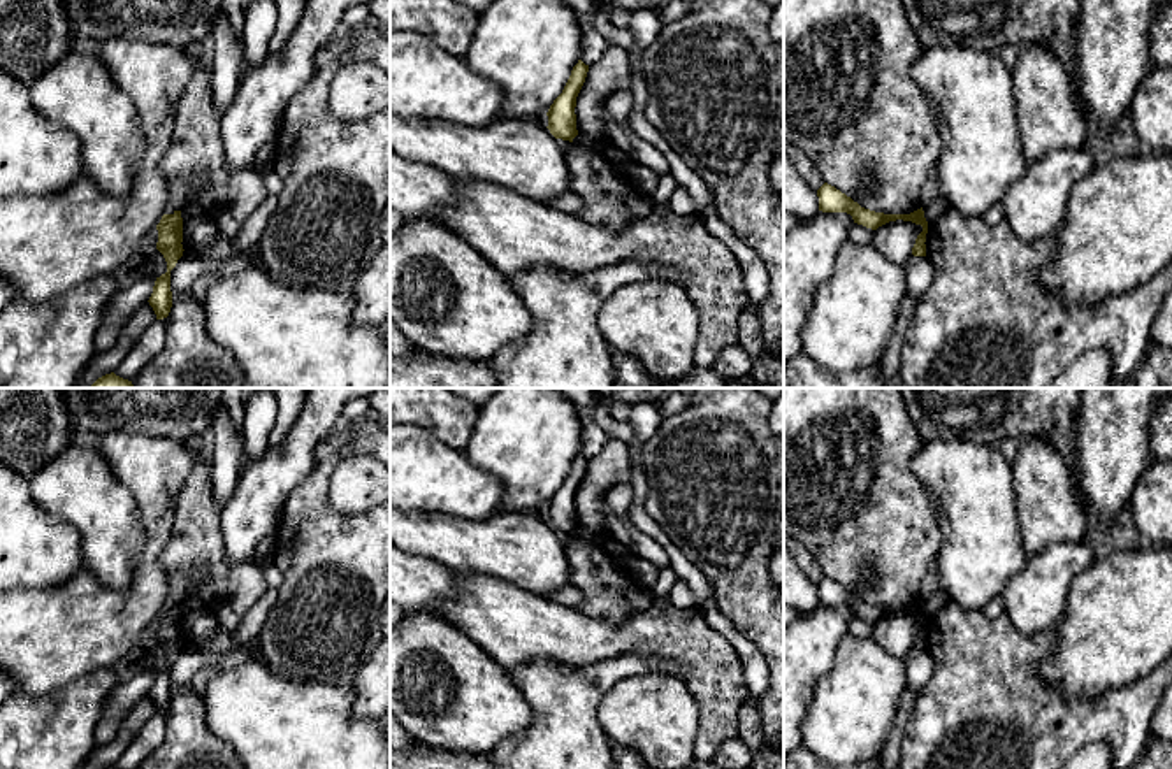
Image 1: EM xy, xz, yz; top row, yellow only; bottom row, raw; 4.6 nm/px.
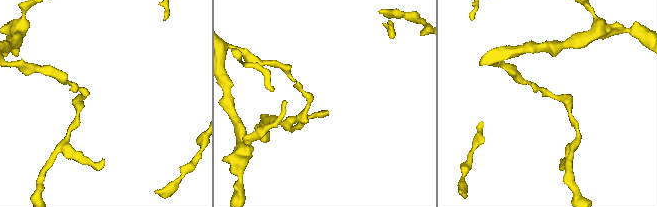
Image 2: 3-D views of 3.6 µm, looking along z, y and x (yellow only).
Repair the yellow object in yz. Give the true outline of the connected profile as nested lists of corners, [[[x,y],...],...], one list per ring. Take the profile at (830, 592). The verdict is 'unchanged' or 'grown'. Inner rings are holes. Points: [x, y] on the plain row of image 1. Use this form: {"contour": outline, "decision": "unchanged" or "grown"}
{"contour": [[[824,576],[817,583],[819,590],[819,604],[822,606],[847,606],[852,609],[854,616],[863,618],[866,622],[877,623],[879,620],[903,613],[912,614],[915,618],[922,620],[922,625],[917,629],[915,637],[912,641],[914,650],[926,650],[926,627],[928,627],[928,614],[924,611],[922,600],[910,606],[910,607],[884,607],[875,606],[870,602],[861,600],[857,595],[854,595],[850,590],[836,583],[835,579]]], "decision": "unchanged"}

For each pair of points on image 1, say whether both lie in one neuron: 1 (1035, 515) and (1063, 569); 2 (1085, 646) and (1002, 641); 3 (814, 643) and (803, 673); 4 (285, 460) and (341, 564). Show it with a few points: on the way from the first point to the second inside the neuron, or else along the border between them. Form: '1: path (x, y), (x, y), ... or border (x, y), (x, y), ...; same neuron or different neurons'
1: border (1085, 538), (1053, 543), (1030, 557); different neurons
2: border (1056, 627), (1055, 648), (1037, 664), (1056, 687); different neurons
3: path (807, 650), (803, 654), (803, 666); same neuron
4: border (317, 446), (313, 467), (289, 495), (282, 522); different neurons

